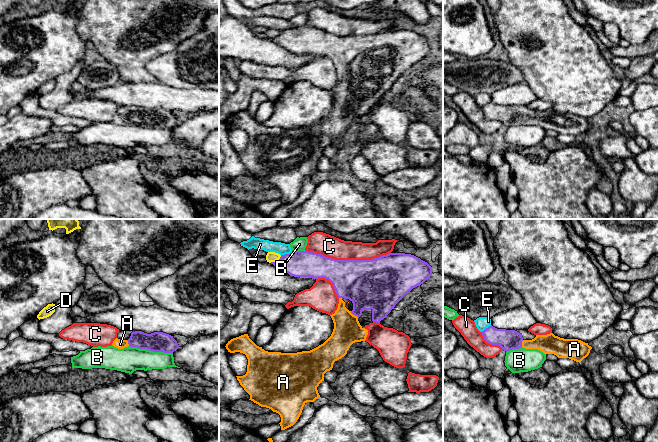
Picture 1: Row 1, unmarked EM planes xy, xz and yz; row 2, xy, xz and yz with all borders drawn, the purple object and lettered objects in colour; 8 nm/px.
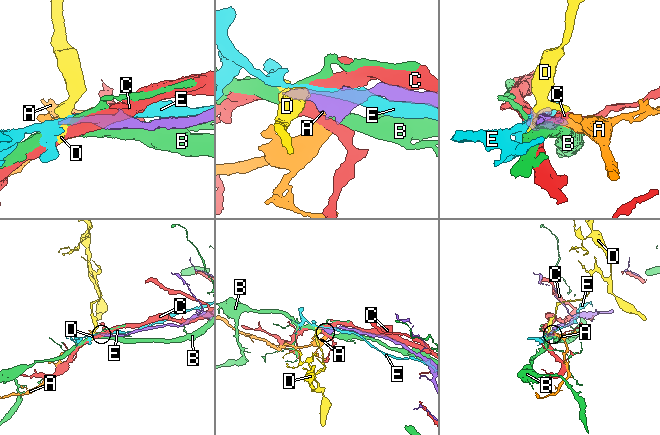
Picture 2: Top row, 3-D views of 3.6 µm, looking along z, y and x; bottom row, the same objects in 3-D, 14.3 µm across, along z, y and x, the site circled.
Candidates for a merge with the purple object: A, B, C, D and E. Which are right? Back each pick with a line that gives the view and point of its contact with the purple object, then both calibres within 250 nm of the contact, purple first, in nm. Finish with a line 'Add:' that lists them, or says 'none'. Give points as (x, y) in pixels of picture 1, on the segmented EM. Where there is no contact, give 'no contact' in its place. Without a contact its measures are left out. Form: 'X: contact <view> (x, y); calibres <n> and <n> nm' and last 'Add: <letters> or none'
A: contact xz (354, 314); calibres 360 and 220 nm
Add: A

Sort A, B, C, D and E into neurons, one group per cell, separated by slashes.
A / B / C / D / E

